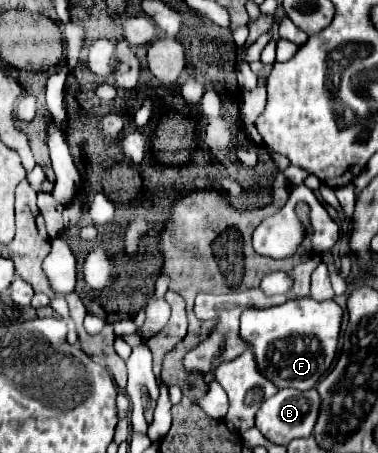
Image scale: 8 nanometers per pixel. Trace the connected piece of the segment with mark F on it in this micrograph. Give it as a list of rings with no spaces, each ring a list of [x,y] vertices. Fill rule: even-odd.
[[[311,297],[303,299],[289,299],[283,305],[269,307],[269,309],[247,309],[241,315],[241,339],[249,343],[257,369],[263,377],[267,377],[277,389],[297,389],[297,391],[309,391],[317,385],[317,381],[327,373],[331,367],[335,353],[337,353],[337,337],[339,337],[339,325],[341,325],[343,309],[335,301],[315,301]]]

